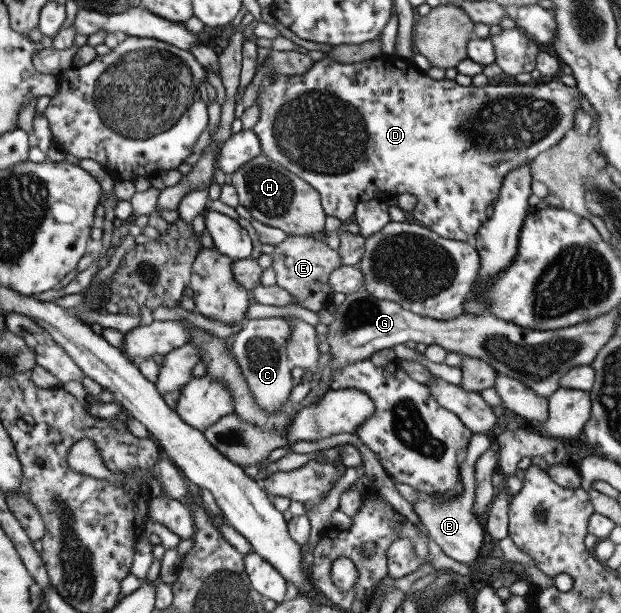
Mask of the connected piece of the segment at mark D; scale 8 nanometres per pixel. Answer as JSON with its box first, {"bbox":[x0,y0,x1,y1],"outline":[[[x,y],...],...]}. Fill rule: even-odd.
{"bbox":[252,55,585,241],"outline":[[[382,55],[381,67],[375,61],[357,62],[351,65],[341,65],[333,63],[326,58],[311,64],[311,68],[303,74],[293,76],[278,75],[275,82],[261,85],[257,92],[257,107],[259,107],[259,118],[252,127],[260,145],[260,152],[274,163],[293,173],[297,178],[303,180],[305,184],[315,188],[320,197],[320,204],[325,215],[332,215],[342,223],[352,221],[352,215],[356,203],[379,200],[385,202],[392,197],[397,197],[400,193],[411,193],[415,195],[418,206],[411,210],[411,217],[416,219],[420,225],[429,228],[443,239],[453,241],[472,241],[481,224],[487,219],[487,207],[493,205],[496,199],[504,176],[513,169],[527,166],[532,159],[535,159],[542,151],[557,145],[560,139],[573,127],[573,113],[575,110],[585,107],[577,99],[578,90],[576,87],[567,87],[559,81],[549,81],[542,79],[538,82],[528,84],[517,84],[507,86],[497,82],[489,82],[483,87],[467,86],[463,87],[454,81],[445,78],[441,81],[434,81],[422,73],[407,58],[399,58],[396,55]]]}

